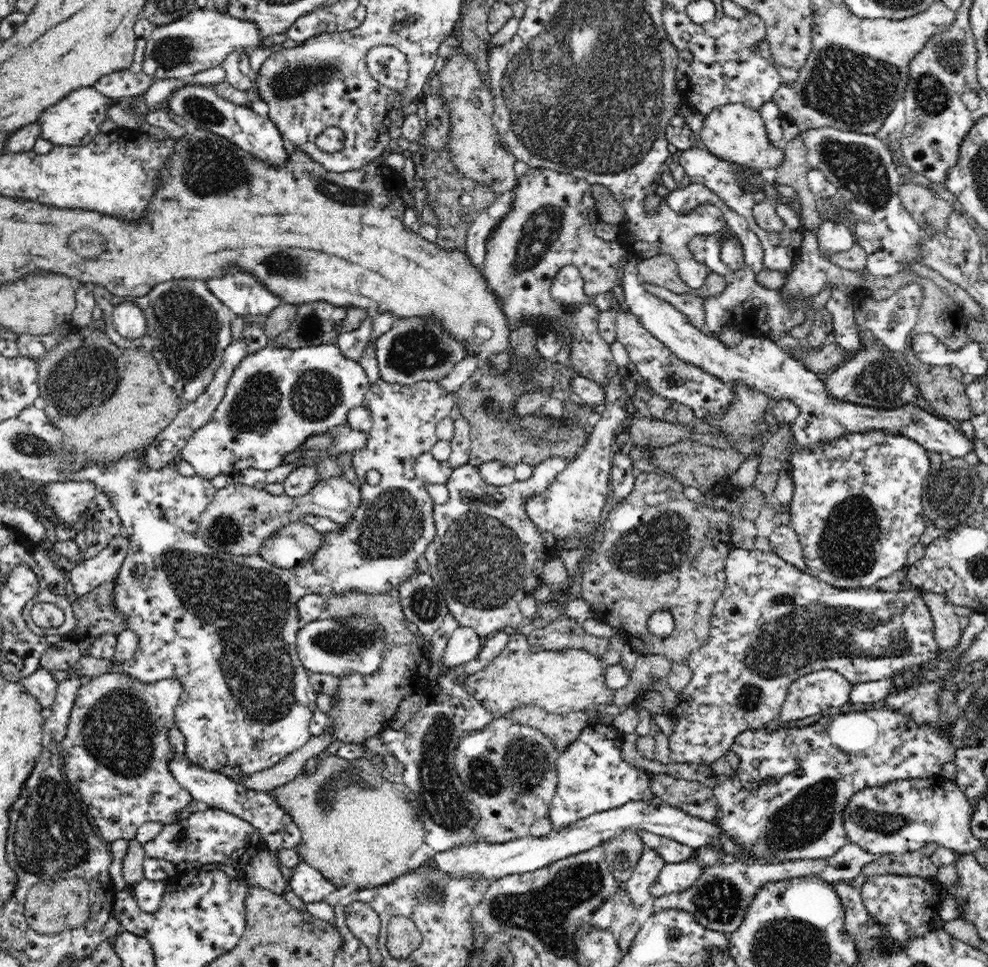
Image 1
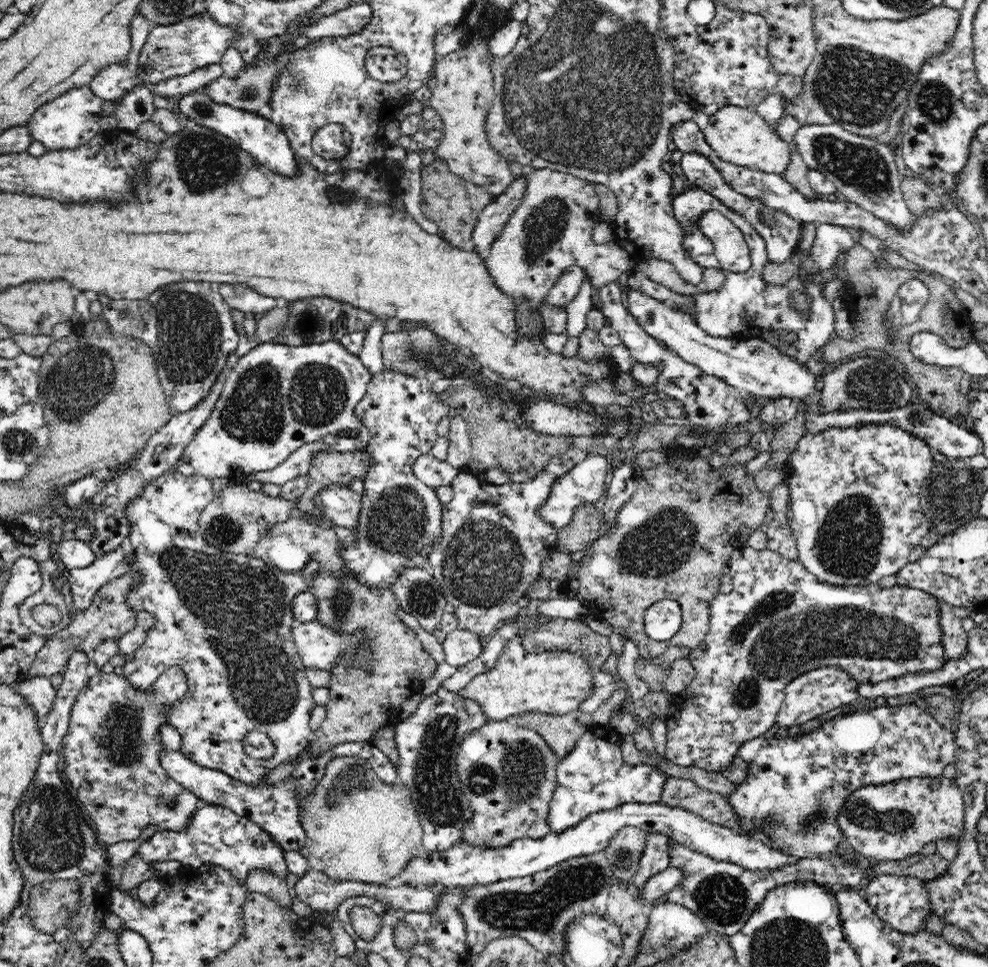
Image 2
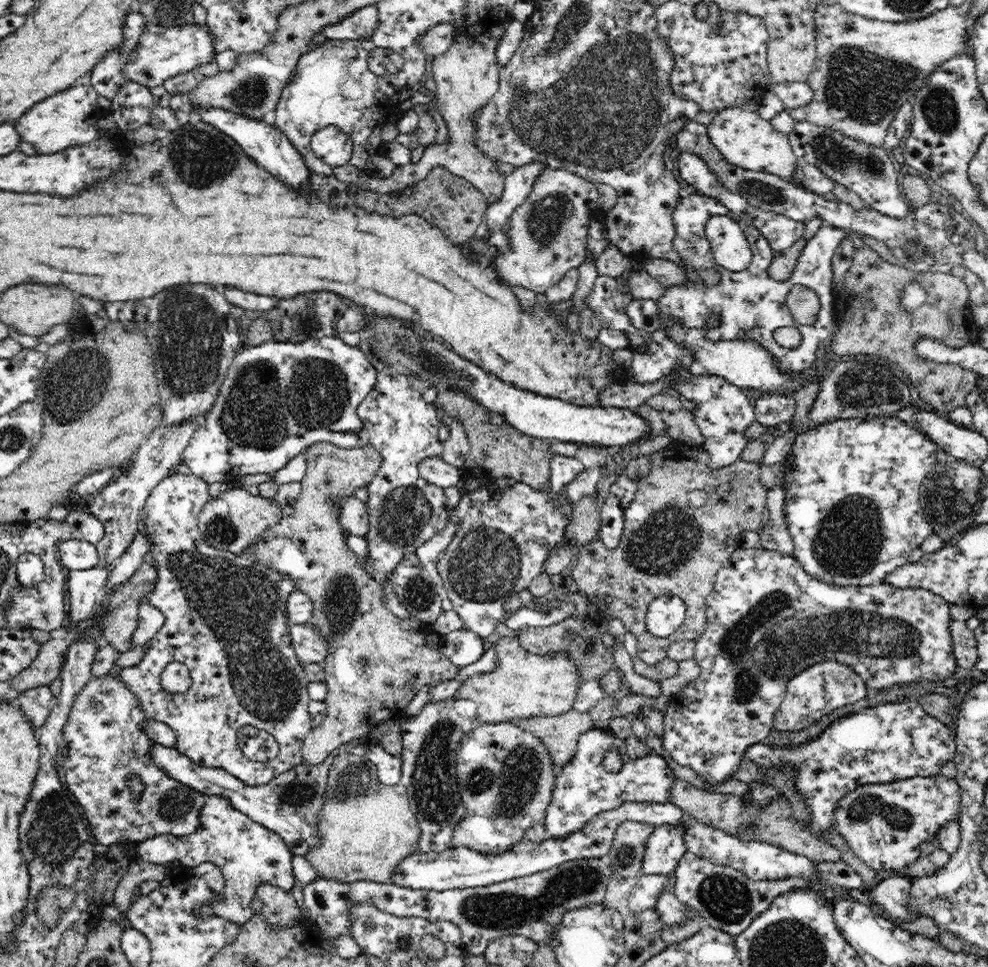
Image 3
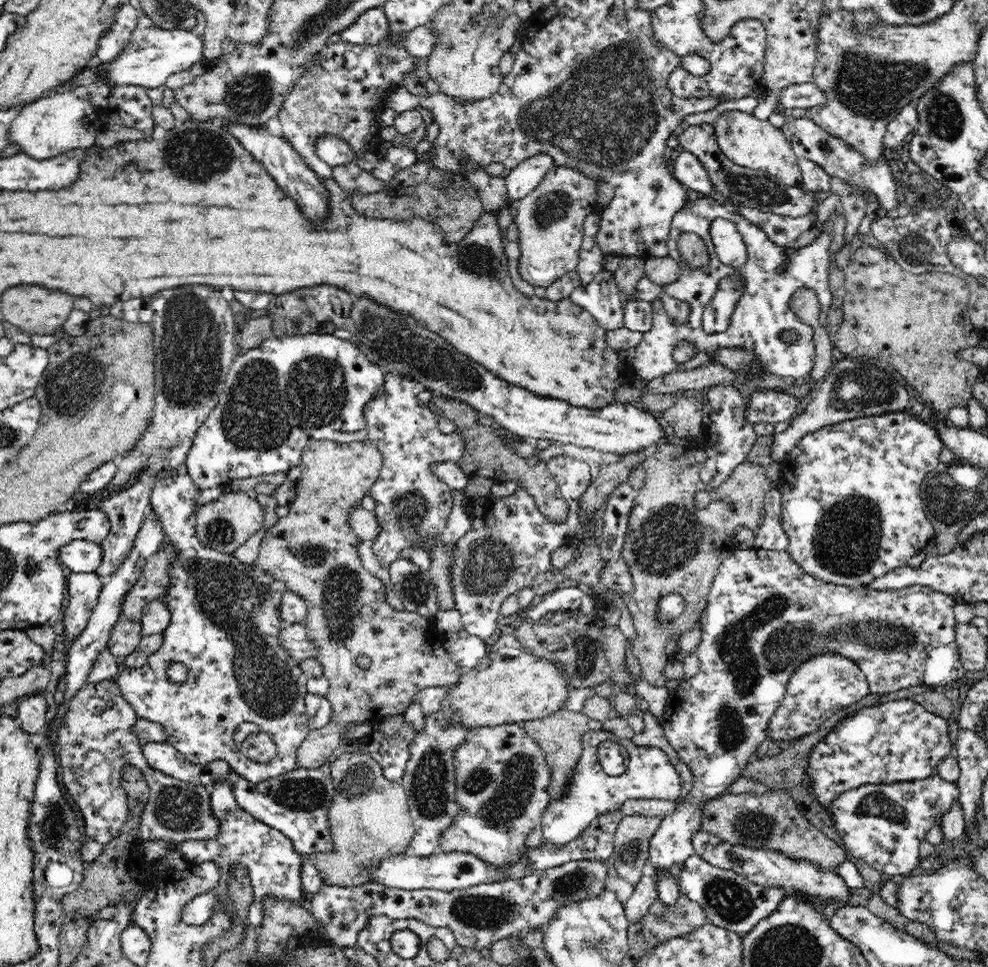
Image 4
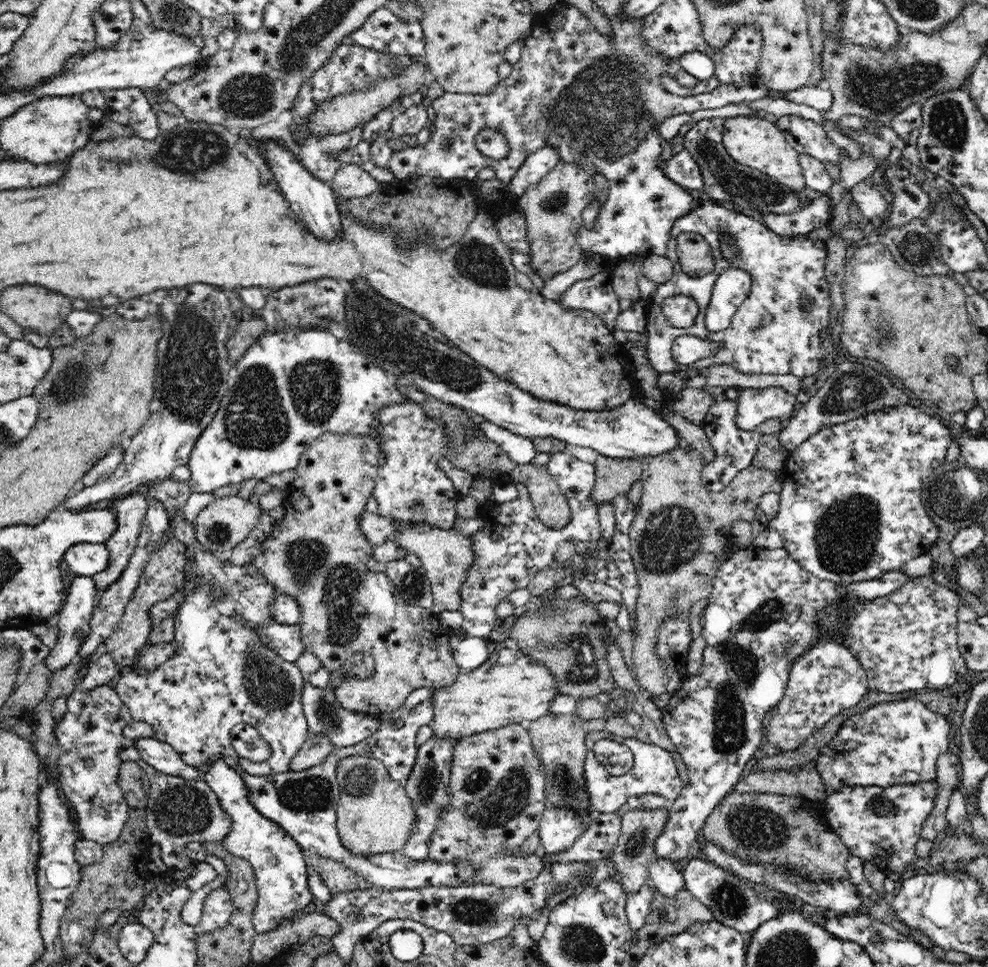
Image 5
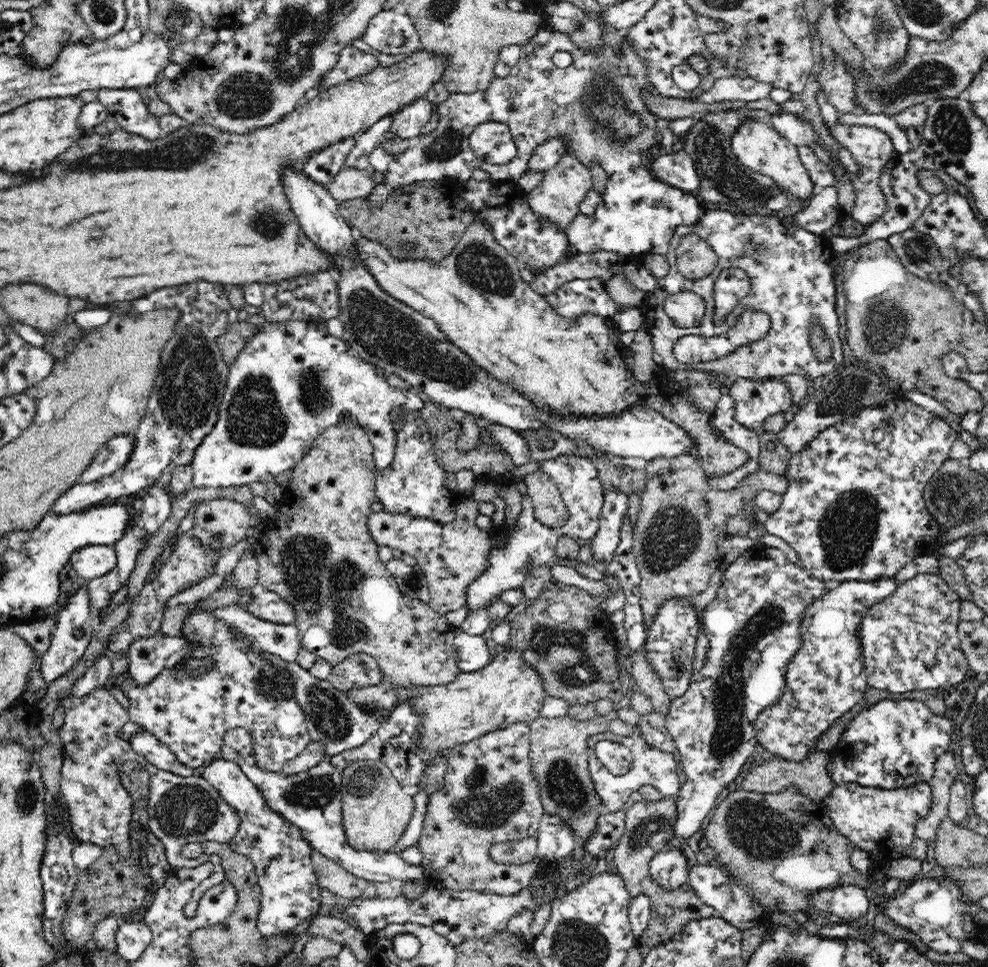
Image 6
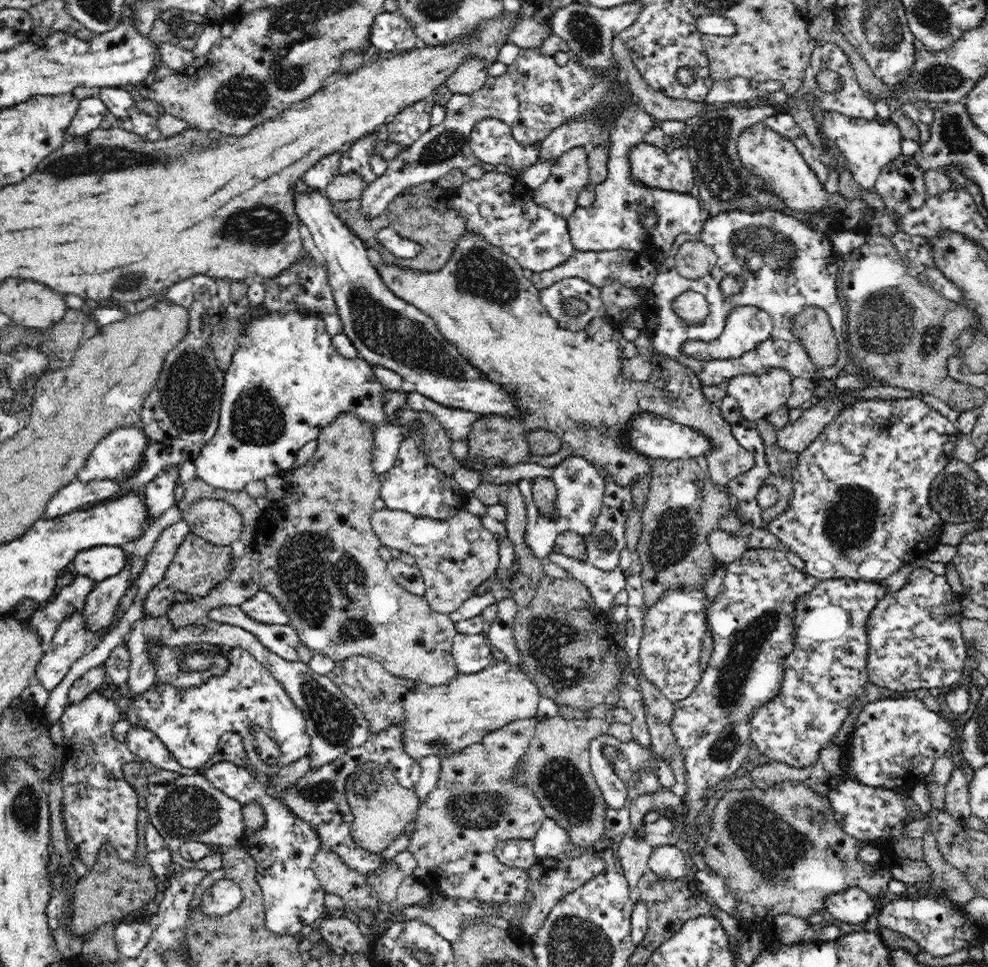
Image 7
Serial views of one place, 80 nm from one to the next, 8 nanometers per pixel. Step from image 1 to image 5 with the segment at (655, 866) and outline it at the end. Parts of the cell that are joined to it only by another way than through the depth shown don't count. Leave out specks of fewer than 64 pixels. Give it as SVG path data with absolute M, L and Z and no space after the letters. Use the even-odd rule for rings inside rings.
M752 544L745 549L739 549L733 552L730 558L719 566L713 582L712 592L708 597L708 604L701 613L701 625L703 626L702 637L703 640L705 640L702 668L700 672L697 672L695 675L687 675L687 678L683 680L682 687L679 688L676 694L672 694L668 704L661 710L664 729L666 733L668 733L668 737L672 740L676 751L678 751L678 755L682 757L682 761L684 761L688 769L690 782L682 788L680 797L671 804L670 820L668 820L664 832L662 832L658 840L656 840L655 853L658 858L679 861L690 854L690 846L692 846L692 842L694 842L694 839L698 836L698 830L706 827L706 823L710 816L712 816L714 810L720 802L730 794L732 786L739 782L747 762L751 760L760 744L762 744L761 721L764 720L765 713L767 713L769 709L776 708L776 705L784 698L790 674L789 669L790 666L792 666L792 662L796 660L798 656L801 656L806 648L809 648L815 637L815 617L817 612L822 607L830 603L835 603L838 599L841 601L844 593L845 585L841 586L830 581L820 580L817 576L806 572L802 566L788 554L785 548L768 550L767 548L756 547ZM927 575L912 577L891 595L871 601L846 604L852 607L852 610L848 612L850 618L846 622L842 635L844 635L844 643L858 657L867 674L868 692L896 694L911 690L923 692L930 689L934 691L961 680L969 669L958 648L956 610L961 603L957 592L946 585L939 584L931 575Z

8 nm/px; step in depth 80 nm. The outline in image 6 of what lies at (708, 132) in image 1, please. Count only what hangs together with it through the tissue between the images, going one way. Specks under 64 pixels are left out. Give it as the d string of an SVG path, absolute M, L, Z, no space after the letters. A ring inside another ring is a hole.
M752 119L744 121L732 133L730 144L737 159L754 172L762 173L774 179L774 182L786 193L798 198L810 198L814 191L811 176L799 157L798 146L785 139L768 121Z

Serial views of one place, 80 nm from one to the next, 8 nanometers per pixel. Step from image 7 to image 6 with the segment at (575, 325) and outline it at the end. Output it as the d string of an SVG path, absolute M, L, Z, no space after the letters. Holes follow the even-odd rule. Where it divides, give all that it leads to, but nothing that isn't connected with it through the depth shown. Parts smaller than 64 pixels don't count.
M596 279L572 280L545 298L557 314L569 320L578 320L584 314L612 320L621 310L608 294L606 282Z

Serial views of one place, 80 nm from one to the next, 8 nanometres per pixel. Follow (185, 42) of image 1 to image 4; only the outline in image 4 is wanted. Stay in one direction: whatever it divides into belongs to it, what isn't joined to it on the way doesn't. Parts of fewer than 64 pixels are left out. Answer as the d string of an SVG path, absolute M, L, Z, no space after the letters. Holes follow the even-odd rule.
M158 27L138 28L132 32L126 48L120 55L110 61L105 61L102 68L108 74L108 80L116 85L134 85L144 88L158 88L165 84L170 74L188 70L196 62L205 61L202 54L202 37L191 30L164 30Z

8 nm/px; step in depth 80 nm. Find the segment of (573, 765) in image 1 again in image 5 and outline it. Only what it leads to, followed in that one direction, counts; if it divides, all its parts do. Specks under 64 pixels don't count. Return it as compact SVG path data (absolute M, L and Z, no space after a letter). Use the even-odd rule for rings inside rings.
M604 731L590 732L586 735L585 746L588 752L586 762L584 763L584 775L586 775L586 793L591 792L592 796L592 814L617 812L631 797L644 794L656 794L672 802L680 797L681 790L685 785L682 783L682 780L680 780L676 764L670 752L654 744L644 743L634 737L631 737L629 740L624 740L623 737L616 738L618 743L625 743L630 747L636 763L634 763L634 766L632 766L632 769L627 774L623 776L611 776L604 767L602 767L602 764L598 762L593 750L595 743L605 738L615 739L615 736L613 734L606 734ZM547 807L537 828L543 854L554 856L567 851L584 832L584 823L572 811Z

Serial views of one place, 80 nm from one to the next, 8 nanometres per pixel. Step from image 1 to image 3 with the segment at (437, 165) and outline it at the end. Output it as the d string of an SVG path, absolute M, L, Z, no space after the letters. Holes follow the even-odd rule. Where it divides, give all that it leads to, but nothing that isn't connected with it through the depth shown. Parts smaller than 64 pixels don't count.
M434 167L430 172L412 187L386 194L371 195L366 189L359 189L354 196L356 206L368 213L380 213L391 217L402 215L420 215L430 224L435 224L456 245L464 246L476 232L480 222L485 219L488 208L486 196L464 177L452 174L447 168Z

